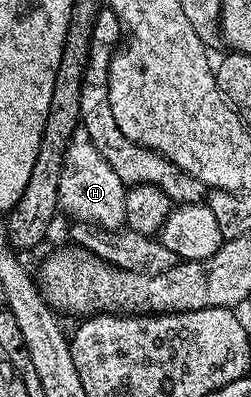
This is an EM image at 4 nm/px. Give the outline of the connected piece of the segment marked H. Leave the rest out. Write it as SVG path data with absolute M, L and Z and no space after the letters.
M85 131L73 133L73 141L65 155L59 178L60 211L73 216L74 221L82 224L94 224L97 228L116 230L125 224L125 193L127 185L111 170L111 165L103 159L103 154L95 150Z

